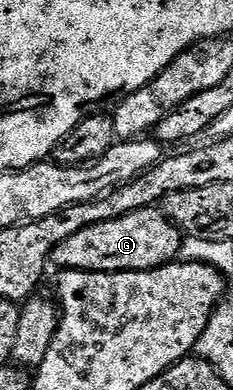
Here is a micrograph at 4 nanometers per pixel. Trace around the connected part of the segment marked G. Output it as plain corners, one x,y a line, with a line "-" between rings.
159,207
139,208
122,218
98,222
70,234
54,251
51,263
69,272
145,272
173,263
182,252
182,233

